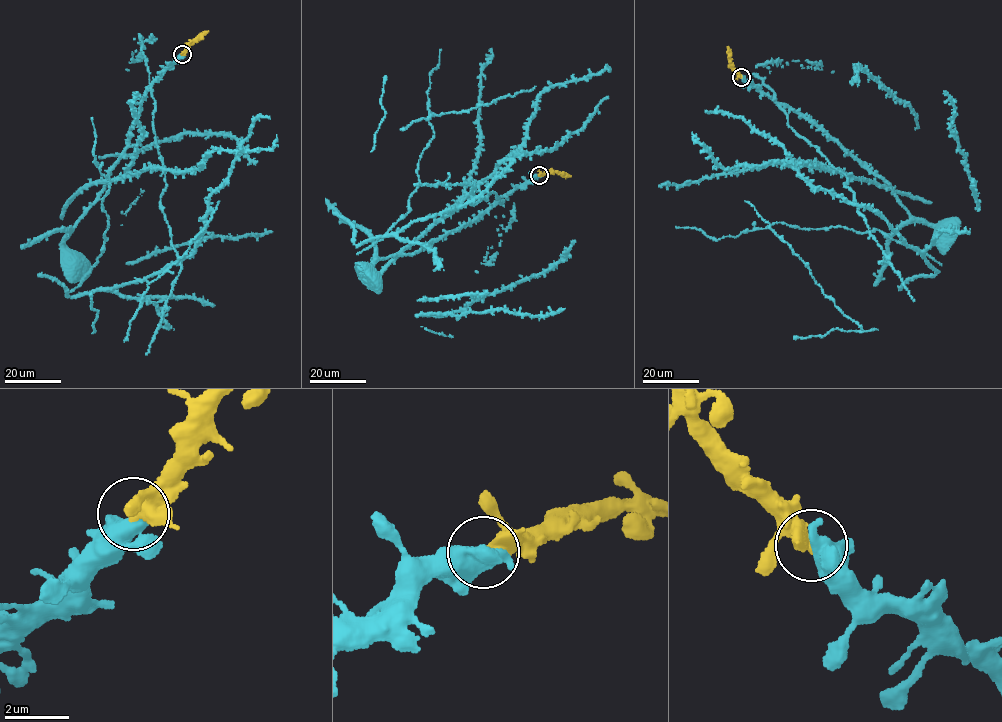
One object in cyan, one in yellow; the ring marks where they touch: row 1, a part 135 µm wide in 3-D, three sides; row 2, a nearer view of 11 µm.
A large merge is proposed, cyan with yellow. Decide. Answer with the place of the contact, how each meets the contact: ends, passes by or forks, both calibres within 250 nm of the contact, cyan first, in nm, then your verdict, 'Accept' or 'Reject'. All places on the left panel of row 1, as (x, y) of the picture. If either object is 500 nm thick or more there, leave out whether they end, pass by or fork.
Place: (182, 54). Thickness 500 nm (cyan) against 480 nm. Accept

